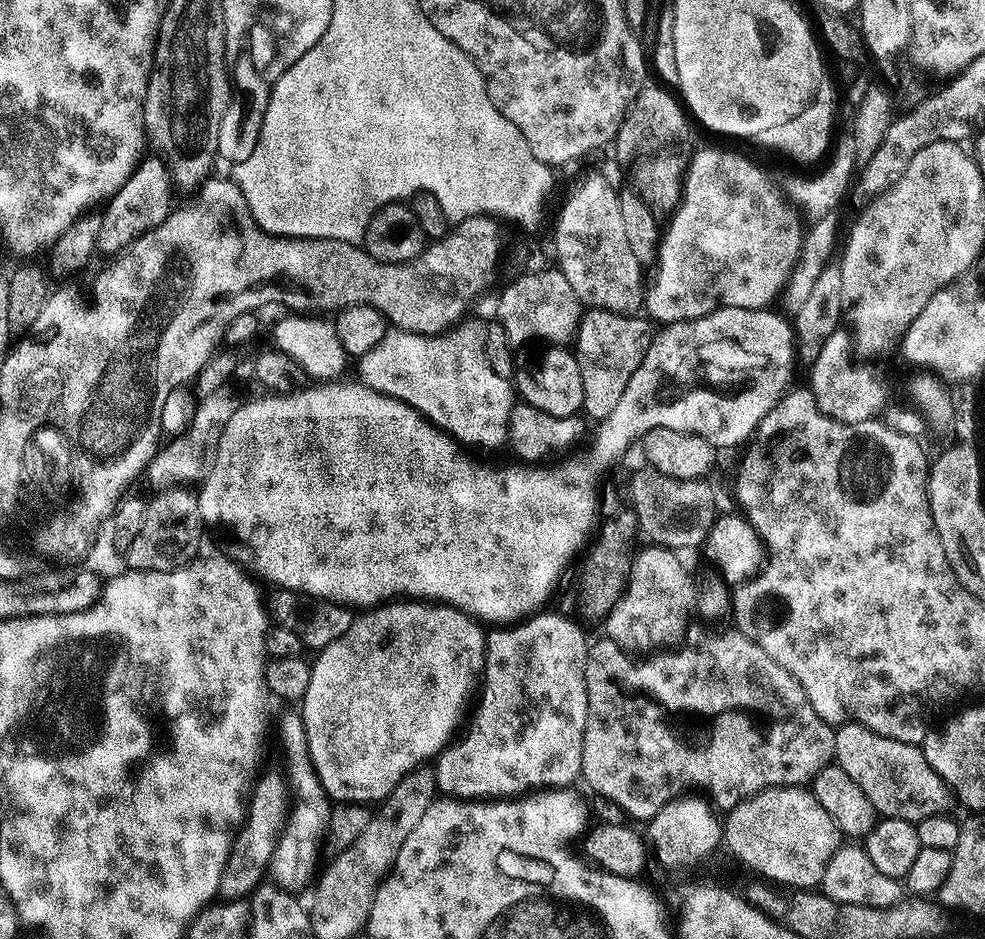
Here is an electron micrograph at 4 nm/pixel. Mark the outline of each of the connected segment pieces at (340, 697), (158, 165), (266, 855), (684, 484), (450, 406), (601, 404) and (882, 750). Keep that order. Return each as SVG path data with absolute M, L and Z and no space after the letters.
M403 599L379 605L357 615L353 619L350 630L346 630L346 634L342 634L342 638L330 642L330 646L319 649L315 653L316 661L311 661L310 664L312 673L310 674L310 682L305 686L302 693L304 701L300 704L298 719L304 724L304 733L308 743L308 756L312 760L312 769L316 772L317 779L320 780L323 795L329 801L331 801L330 799L338 800L336 802L341 805L376 806L386 799L390 794L390 790L394 790L394 786L398 786L398 782L402 782L402 778L406 778L406 774L410 774L415 768L435 761L436 757L449 744L453 743L454 737L465 719L464 707L467 706L468 699L471 696L473 699L474 689L482 676L485 639L485 629L477 621L465 615L464 612L457 611L456 608L450 608L447 604Z
M152 154L141 159L130 178L126 178L123 186L107 199L102 210L102 226L98 226L95 251L119 254L142 233L149 232L154 226L161 224L167 218L173 203L173 186L172 175L159 156Z
M268 772L260 781L251 785L250 795L246 800L246 815L239 825L228 853L228 861L220 875L219 895L225 901L247 897L262 883L260 874L265 873L275 848L275 841L290 811L290 792L283 775Z
M641 466L628 484L627 499L636 515L636 526L647 543L661 548L681 550L680 548L699 549L708 538L712 523L716 520L718 509L712 497L712 488L707 479L687 480L670 478L656 472L653 468Z
M465 319L456 327L449 328L438 336L423 336L401 328L392 328L384 335L382 342L374 346L374 350L359 357L358 380L374 392L401 400L419 416L430 421L436 428L441 428L447 436L451 436L453 440L469 449L500 447L503 449L508 442L514 384L512 380L502 378L494 374L494 370L490 370L490 362L486 362L485 325L472 319Z
M596 308L581 315L574 337L574 351L578 370L582 370L582 412L589 421L605 420L610 410L614 410L618 398L622 396L622 390L626 390L626 382L630 382L630 374L638 370L646 354L650 339L647 328L649 325L638 317L636 314L610 313Z
M846 723L835 729L836 732L830 736L830 756L834 759L835 767L840 768L842 774L846 776L864 796L865 803L873 813L877 812L877 817L890 820L907 820L917 822L933 815L932 796L928 793L929 773L922 763L922 756L913 745L903 744L894 738L886 738L874 734L870 729L862 727L861 724Z

